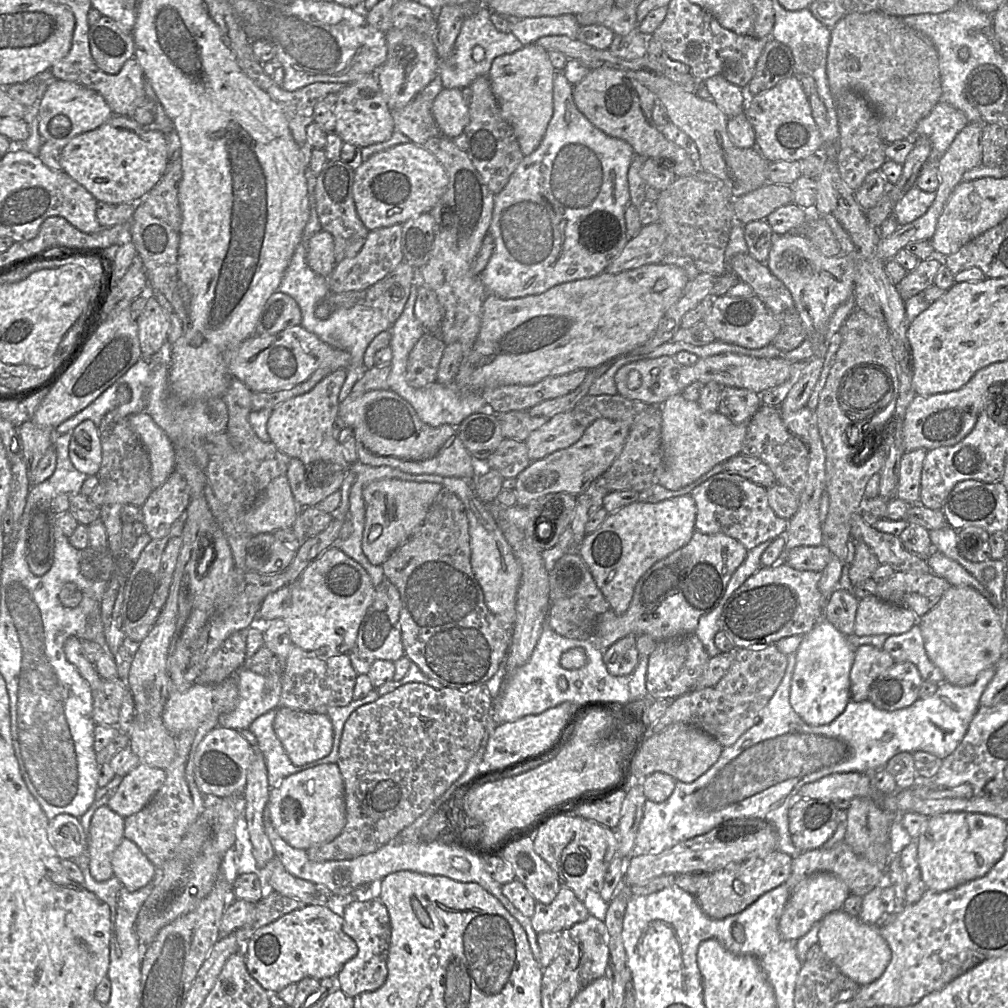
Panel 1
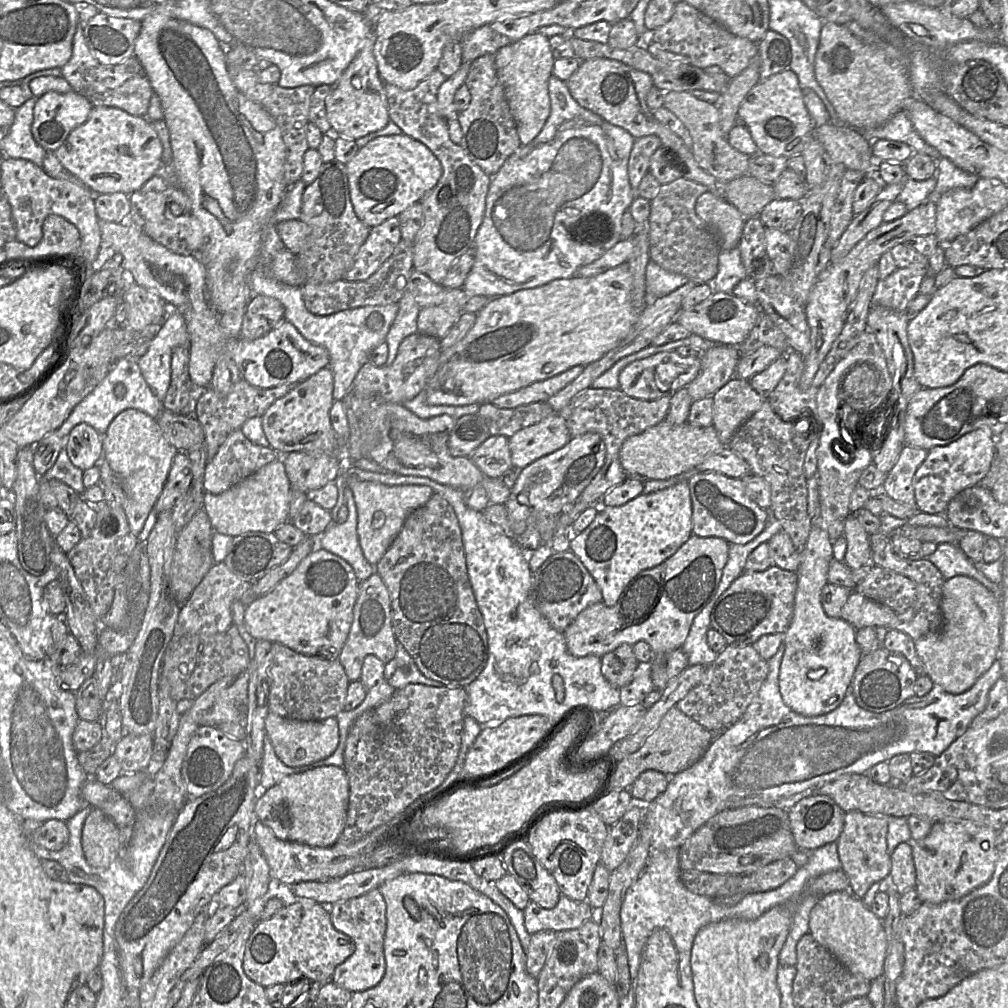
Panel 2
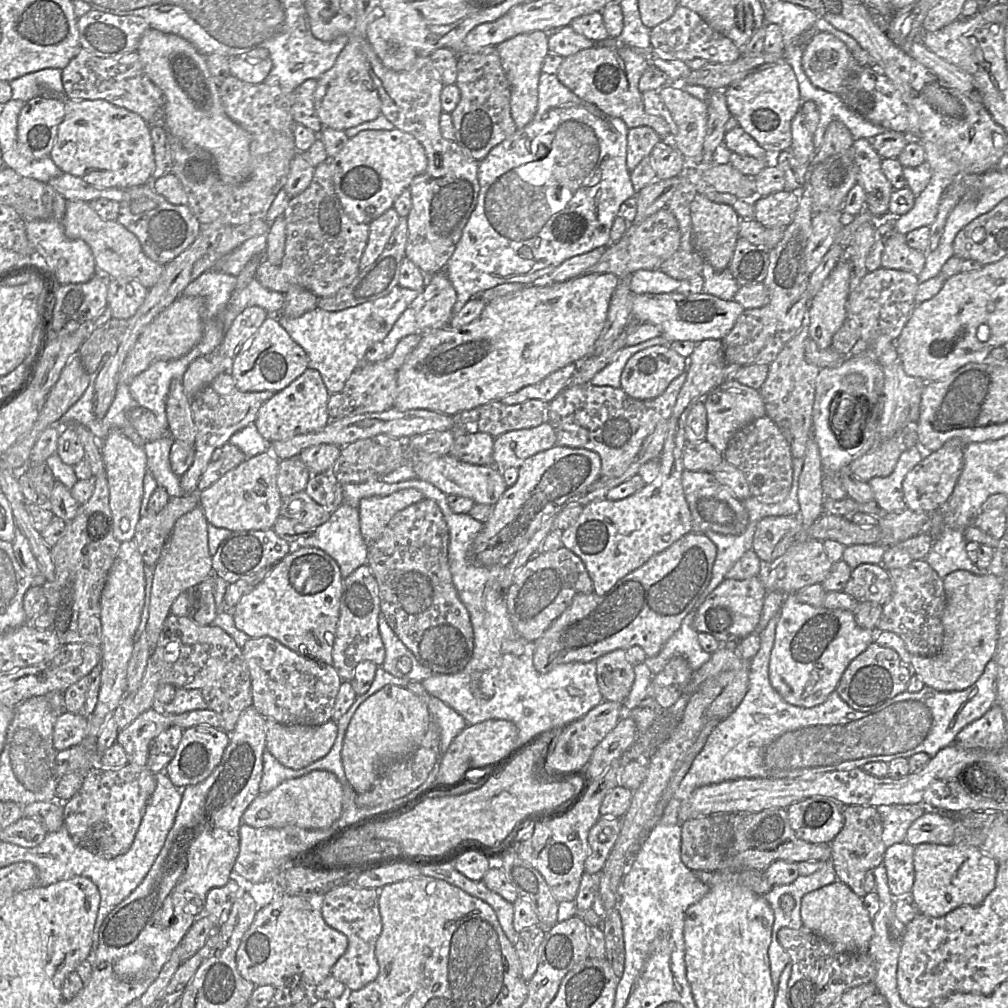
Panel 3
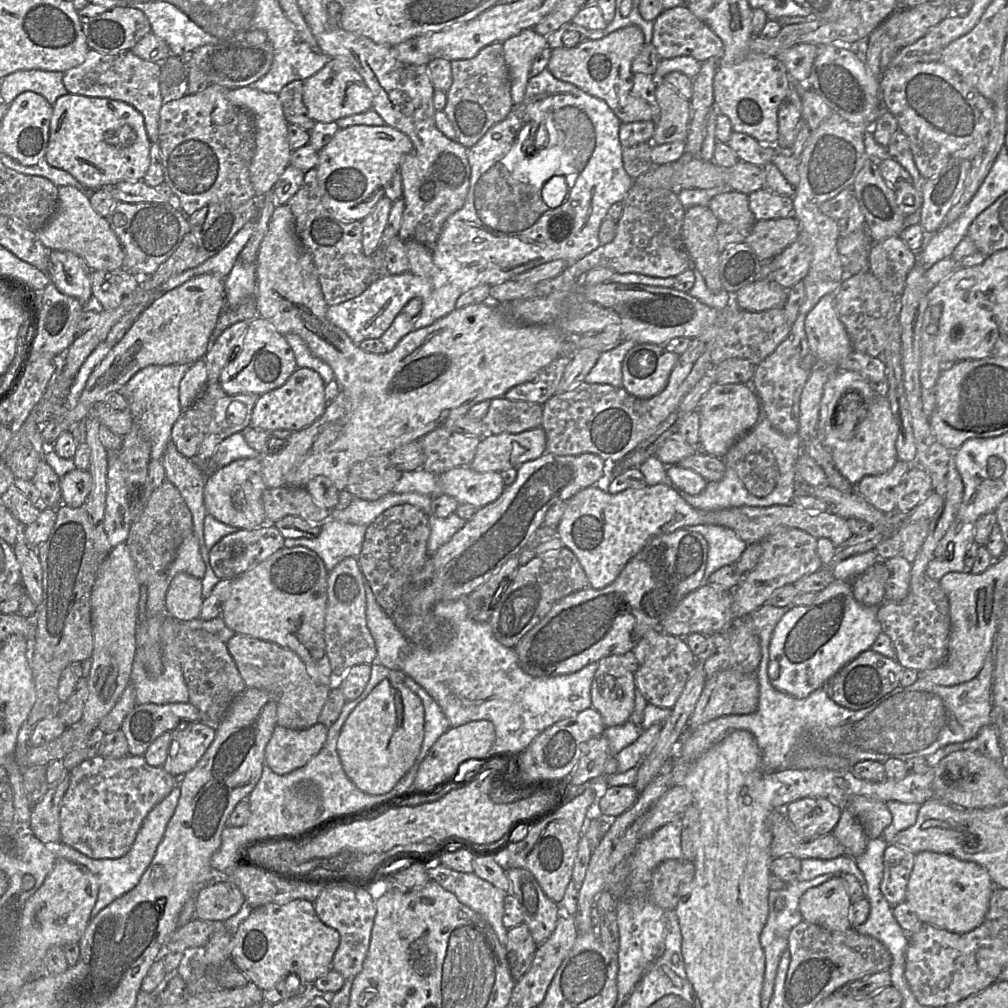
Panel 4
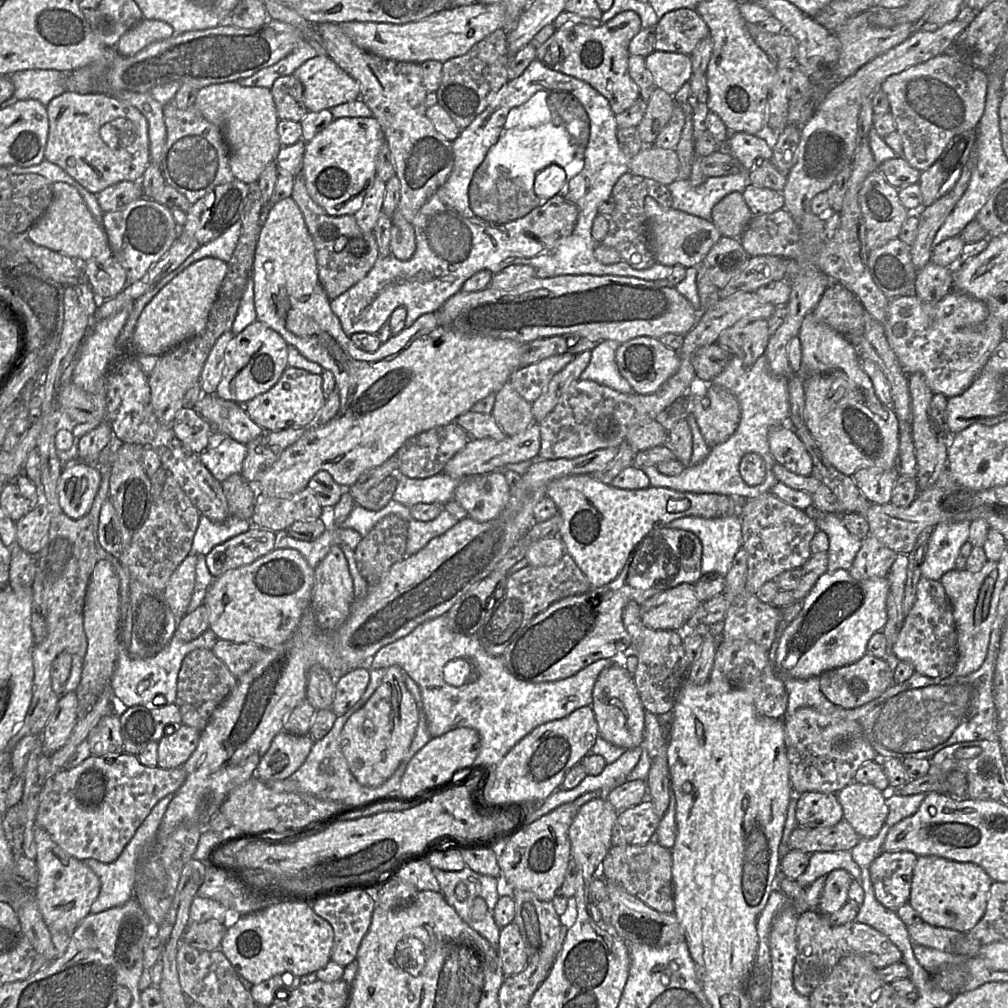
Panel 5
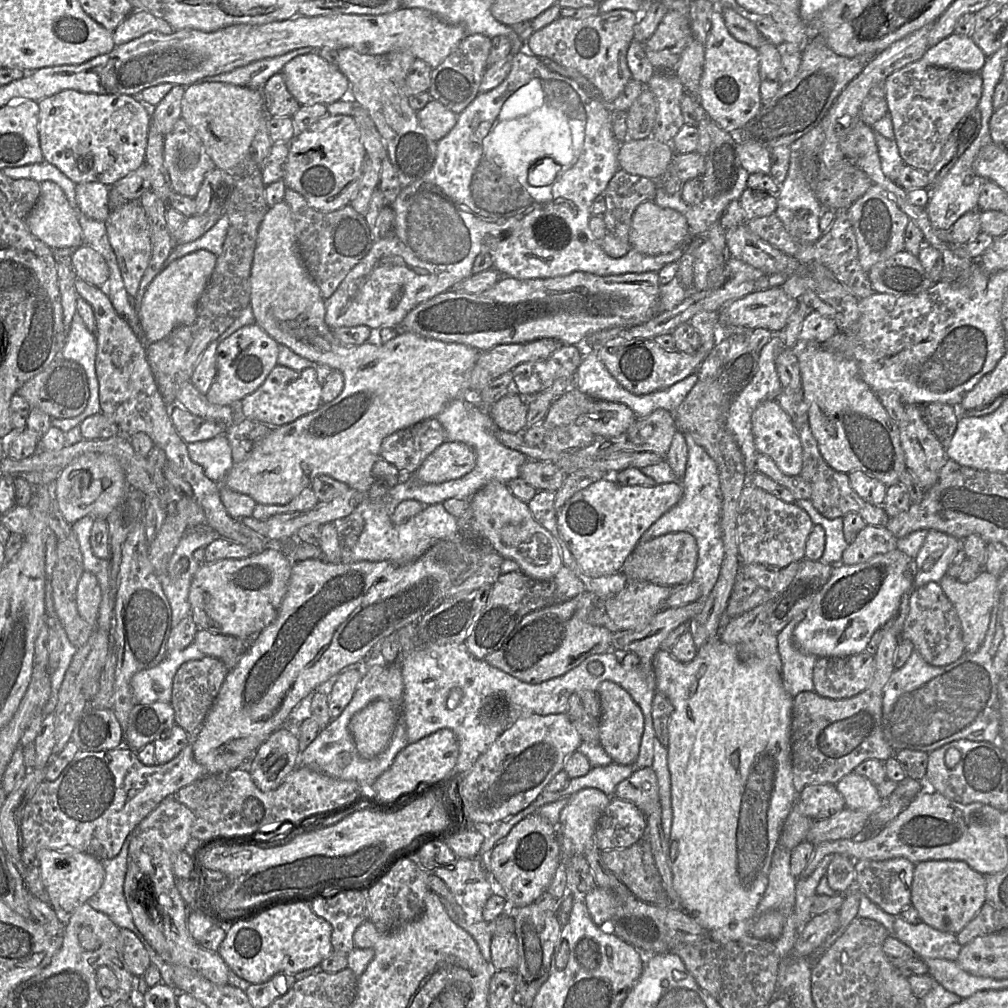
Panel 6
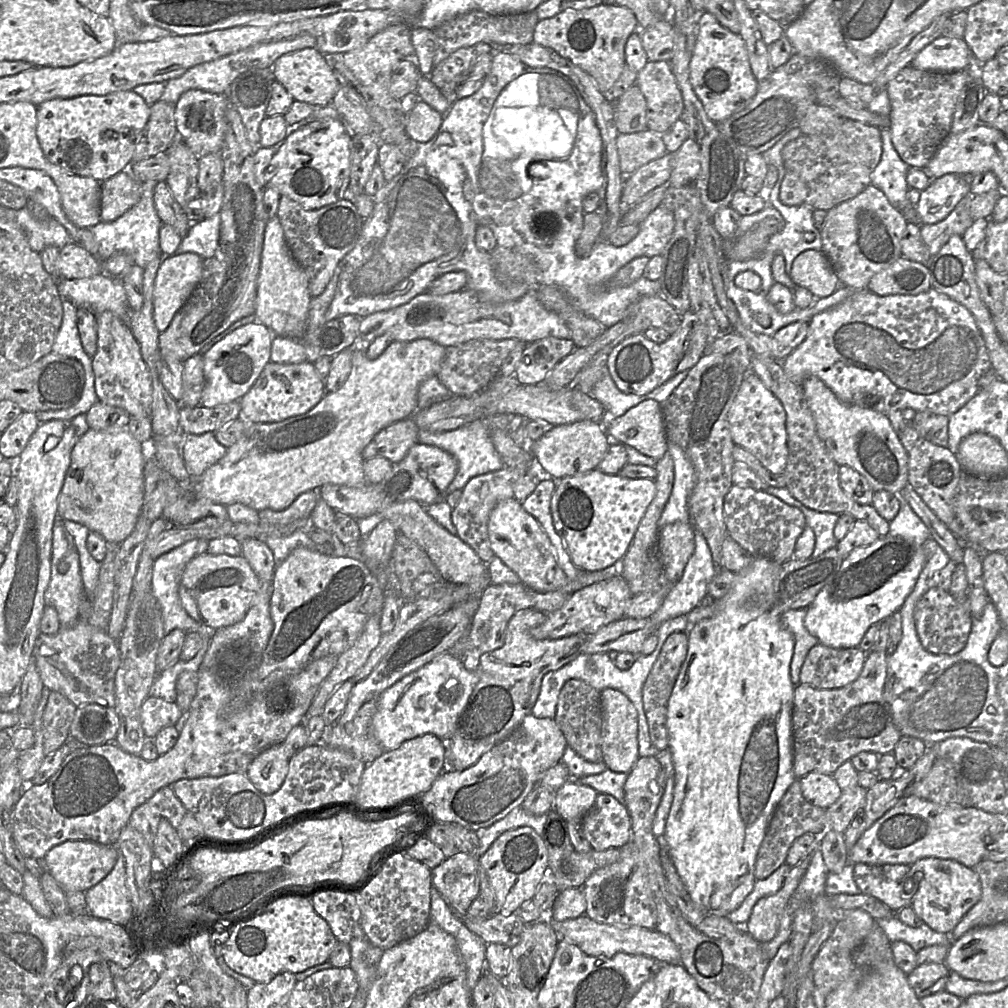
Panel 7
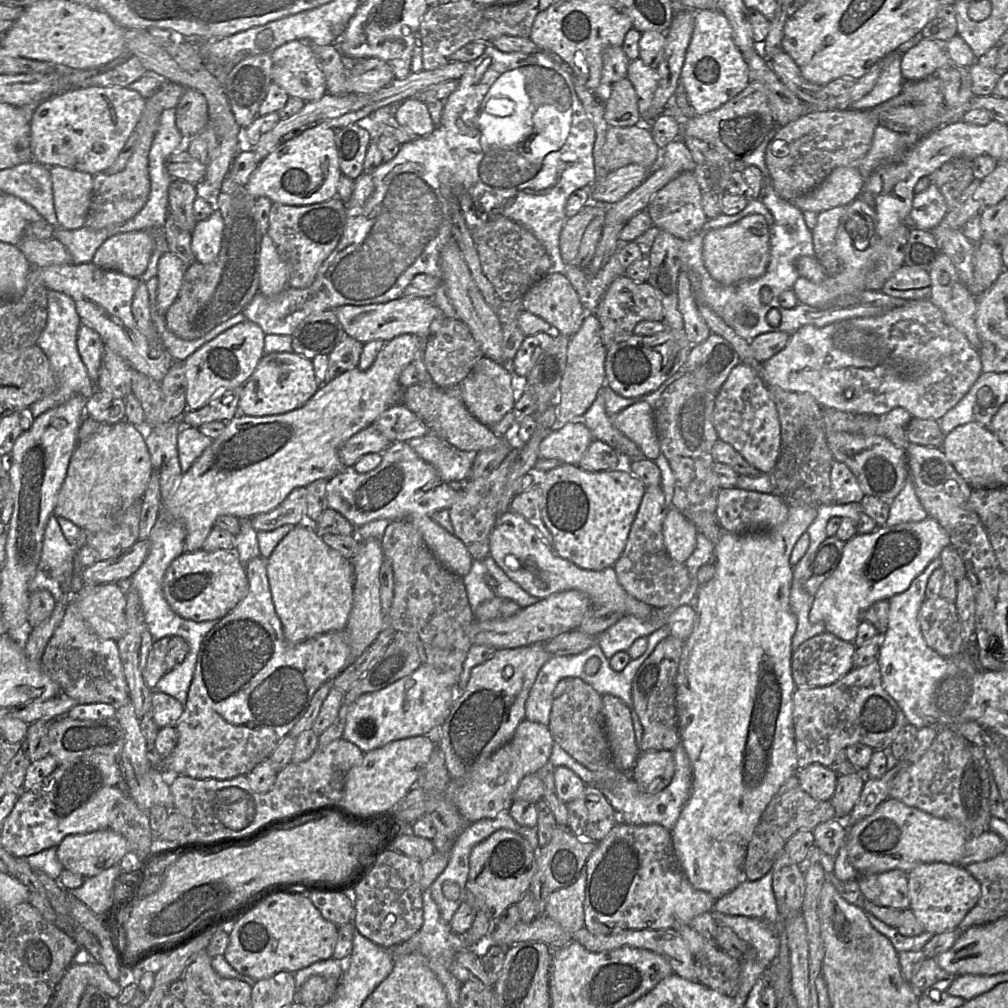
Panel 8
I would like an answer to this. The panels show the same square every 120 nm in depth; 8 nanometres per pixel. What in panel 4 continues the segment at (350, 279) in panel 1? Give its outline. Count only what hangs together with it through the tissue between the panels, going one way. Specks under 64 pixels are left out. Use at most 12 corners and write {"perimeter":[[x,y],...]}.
{"perimeter":[[381,197],[361,220],[363,250],[368,256],[379,246],[392,202]]}

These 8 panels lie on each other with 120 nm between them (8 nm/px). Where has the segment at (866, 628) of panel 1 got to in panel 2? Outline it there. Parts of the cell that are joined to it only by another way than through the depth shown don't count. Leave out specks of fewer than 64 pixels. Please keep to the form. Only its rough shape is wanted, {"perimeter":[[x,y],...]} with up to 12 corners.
{"perimeter":[[851,591],[841,618],[855,629],[887,627],[897,613]]}

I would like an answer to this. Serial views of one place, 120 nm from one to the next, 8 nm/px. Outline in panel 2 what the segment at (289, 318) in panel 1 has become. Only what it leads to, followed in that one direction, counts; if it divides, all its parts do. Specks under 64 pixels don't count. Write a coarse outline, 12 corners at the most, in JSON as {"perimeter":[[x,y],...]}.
{"perimeter":[[253,295],[239,337],[265,336],[284,319],[274,298]]}

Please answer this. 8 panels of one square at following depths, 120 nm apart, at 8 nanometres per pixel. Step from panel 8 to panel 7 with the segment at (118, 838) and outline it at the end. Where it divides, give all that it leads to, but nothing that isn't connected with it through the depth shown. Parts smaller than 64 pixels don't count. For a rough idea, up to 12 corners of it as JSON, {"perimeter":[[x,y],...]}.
{"perimeter":[[68,840],[43,858],[65,892],[110,873],[117,844]]}

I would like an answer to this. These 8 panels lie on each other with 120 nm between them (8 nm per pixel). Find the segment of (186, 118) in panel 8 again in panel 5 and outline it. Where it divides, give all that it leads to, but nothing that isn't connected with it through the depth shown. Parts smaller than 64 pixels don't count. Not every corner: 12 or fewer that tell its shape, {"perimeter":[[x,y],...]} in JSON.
{"perimeter":[[269,88],[197,90],[234,177],[258,182],[283,146]]}

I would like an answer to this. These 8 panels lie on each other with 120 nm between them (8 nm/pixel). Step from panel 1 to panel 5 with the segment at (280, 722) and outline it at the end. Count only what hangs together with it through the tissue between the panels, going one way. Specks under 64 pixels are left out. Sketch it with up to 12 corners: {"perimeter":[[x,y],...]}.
{"perimeter":[[282,730],[260,759],[263,782],[288,778],[314,740]]}

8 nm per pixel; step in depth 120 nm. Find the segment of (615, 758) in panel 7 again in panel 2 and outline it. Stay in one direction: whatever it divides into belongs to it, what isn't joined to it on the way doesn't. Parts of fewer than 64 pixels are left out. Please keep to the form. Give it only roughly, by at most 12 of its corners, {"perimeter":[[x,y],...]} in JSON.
{"perimeter":[[633,645],[601,657],[602,675],[618,689],[632,680]]}

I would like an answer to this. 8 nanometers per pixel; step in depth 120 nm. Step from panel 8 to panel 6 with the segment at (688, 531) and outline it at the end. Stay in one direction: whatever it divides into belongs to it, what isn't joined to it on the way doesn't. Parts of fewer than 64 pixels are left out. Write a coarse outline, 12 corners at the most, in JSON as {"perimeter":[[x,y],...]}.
{"perimeter":[[670,532],[637,544],[627,582],[693,580],[697,542]]}

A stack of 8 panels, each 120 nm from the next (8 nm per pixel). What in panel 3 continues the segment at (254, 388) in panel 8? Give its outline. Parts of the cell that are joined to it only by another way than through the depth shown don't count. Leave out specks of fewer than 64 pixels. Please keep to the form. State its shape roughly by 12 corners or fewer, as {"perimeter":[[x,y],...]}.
{"perimeter":[[308,368],[258,410],[270,444],[323,429],[328,392]]}

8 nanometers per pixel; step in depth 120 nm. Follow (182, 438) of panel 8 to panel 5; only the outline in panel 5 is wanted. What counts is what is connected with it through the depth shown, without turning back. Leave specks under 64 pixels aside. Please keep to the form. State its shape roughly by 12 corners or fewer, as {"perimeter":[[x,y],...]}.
{"perimeter":[[225,437],[199,454],[222,483],[241,473],[247,448]]}

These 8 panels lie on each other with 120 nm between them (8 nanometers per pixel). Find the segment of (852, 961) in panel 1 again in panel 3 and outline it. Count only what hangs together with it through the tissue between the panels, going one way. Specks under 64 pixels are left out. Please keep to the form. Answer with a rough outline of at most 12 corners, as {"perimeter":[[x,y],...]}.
{"perimeter":[[840,880],[805,894],[803,926],[868,953],[872,918]]}

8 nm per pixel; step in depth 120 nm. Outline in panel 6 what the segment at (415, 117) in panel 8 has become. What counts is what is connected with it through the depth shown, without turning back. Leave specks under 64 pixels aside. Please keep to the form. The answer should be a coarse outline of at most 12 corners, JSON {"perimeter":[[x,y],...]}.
{"perimeter":[[434,98],[416,112],[435,141],[446,136],[458,115]]}

